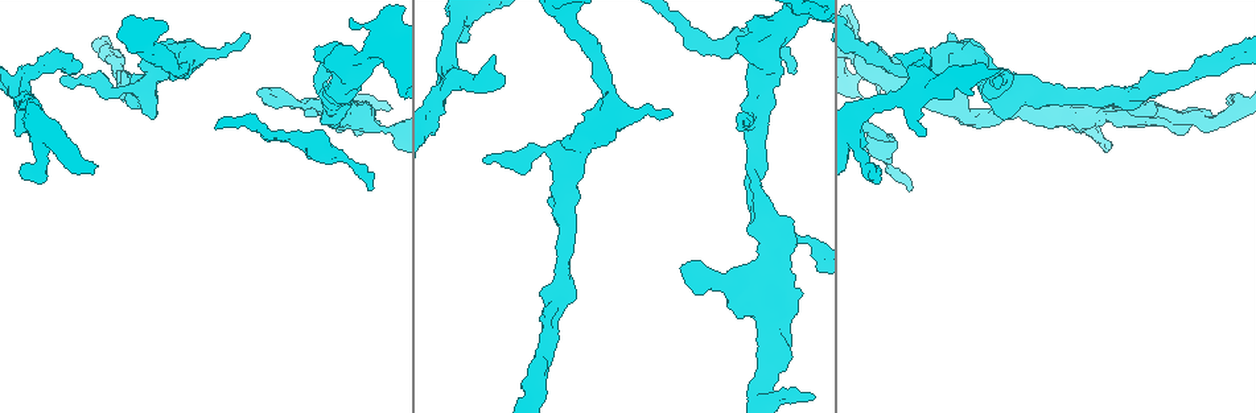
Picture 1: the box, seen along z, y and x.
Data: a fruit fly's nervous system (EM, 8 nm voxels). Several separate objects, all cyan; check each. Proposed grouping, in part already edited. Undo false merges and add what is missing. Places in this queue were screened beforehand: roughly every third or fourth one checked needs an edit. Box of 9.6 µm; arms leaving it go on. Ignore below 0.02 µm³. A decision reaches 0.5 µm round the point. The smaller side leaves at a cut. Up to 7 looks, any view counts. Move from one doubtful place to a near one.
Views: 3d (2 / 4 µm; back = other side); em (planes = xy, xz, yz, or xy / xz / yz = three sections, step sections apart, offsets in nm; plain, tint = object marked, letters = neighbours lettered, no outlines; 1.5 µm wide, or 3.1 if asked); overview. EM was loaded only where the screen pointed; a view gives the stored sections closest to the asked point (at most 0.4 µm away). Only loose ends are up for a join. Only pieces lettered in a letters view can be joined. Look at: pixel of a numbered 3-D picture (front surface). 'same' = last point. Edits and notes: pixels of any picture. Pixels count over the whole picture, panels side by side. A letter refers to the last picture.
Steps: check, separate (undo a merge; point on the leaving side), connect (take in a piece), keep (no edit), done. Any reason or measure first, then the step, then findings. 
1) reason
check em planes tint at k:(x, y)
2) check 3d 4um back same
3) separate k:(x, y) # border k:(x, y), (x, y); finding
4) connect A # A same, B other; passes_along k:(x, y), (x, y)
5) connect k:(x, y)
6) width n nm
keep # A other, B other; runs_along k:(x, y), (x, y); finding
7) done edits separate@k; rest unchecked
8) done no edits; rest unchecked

free end
check em planes letters at 1:(870, 173)

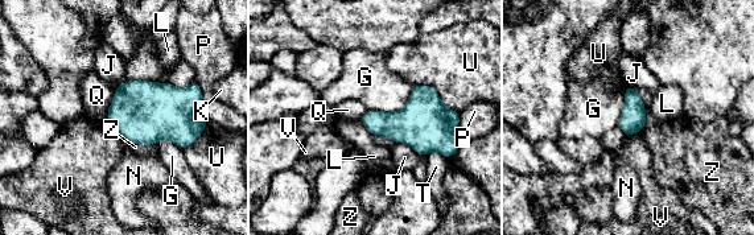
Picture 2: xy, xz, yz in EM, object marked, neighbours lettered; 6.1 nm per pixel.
keep # G other, J other, K other, L other, N other, P other, Q other, T other, U other, V other, Z other; border 2:(412, 86), (399, 110), (367, 110); none of them fits

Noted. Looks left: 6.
an open end
check em planes letters at 1:(951, 35)

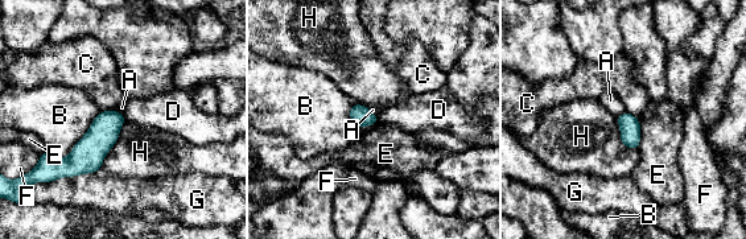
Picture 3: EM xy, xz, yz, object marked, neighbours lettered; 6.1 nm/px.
keep # A other, B other, C other, D other, E other, F other, G other, H other; border 3:(101, 110), (118, 111); none of them fits

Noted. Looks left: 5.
thin end
check 3d 4um at 1:(791, 70)

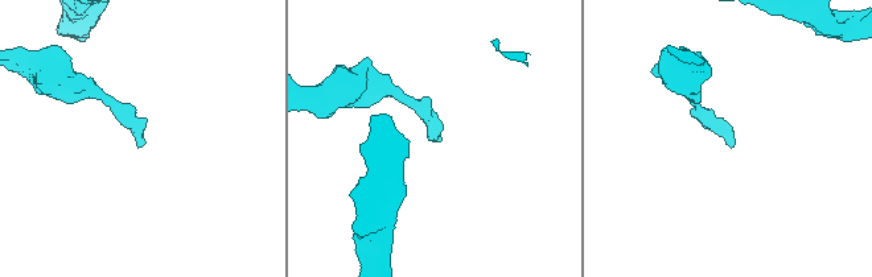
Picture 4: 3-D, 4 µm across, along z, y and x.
check em xz step 8 letters at 4:(440, 141)

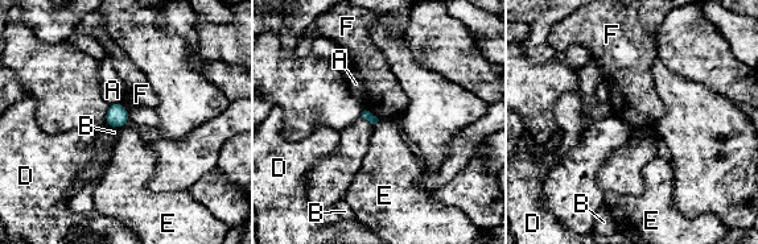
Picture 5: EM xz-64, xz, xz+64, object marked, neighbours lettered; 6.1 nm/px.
keep # A other, B other, D other, E other, F other; border 5:(379, 120), (374, 124); none of them fits

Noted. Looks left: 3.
done no edits; rest unchecked

